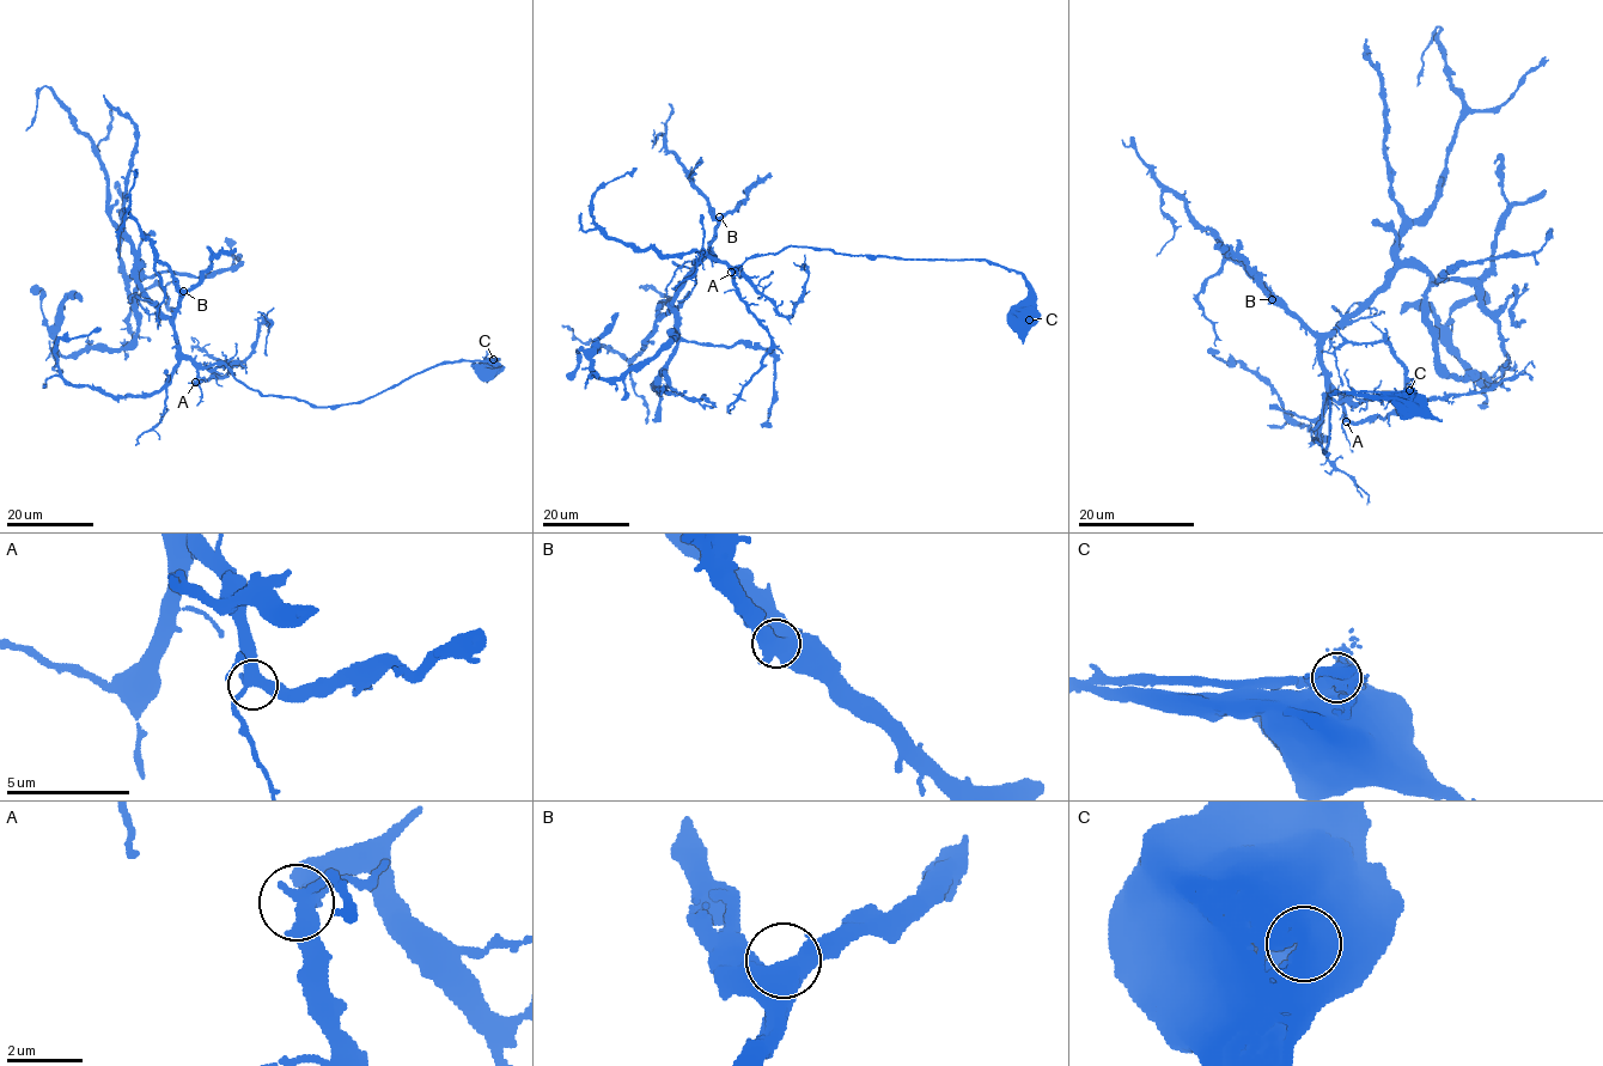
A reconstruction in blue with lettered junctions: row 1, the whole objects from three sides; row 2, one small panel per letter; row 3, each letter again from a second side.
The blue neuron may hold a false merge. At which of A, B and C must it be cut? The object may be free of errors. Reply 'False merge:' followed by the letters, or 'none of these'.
False merge: C

